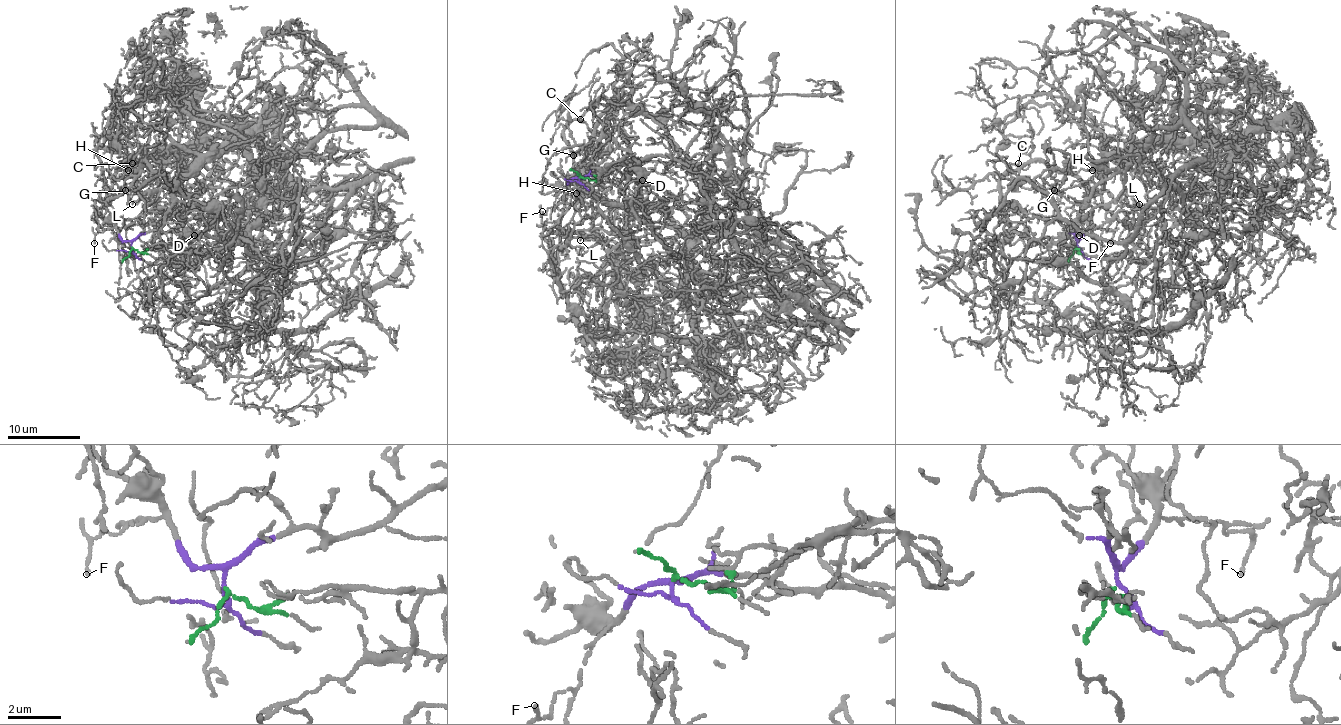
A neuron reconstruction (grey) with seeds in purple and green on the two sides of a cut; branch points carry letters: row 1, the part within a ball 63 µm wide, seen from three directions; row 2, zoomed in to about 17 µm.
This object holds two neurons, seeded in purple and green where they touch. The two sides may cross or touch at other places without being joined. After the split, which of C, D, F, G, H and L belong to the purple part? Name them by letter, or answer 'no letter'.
D, F, L

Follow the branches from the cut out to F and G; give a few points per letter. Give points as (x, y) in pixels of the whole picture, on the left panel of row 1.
F: (131, 245), (111, 229), (99, 231), (93, 243)
G: (131, 247), (220, 249), (237, 233), (231, 216), (177, 198), (146, 162), (124, 191)

